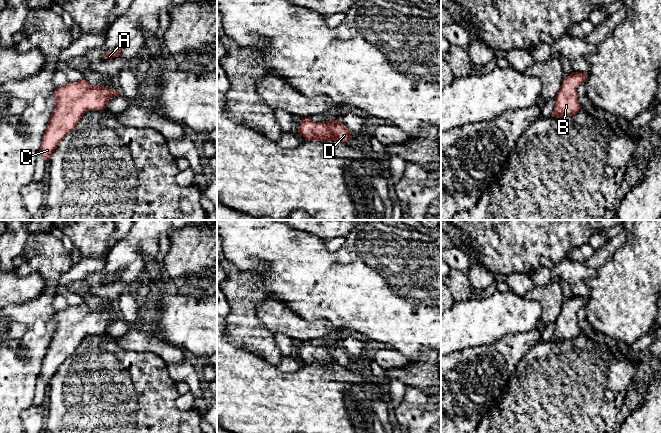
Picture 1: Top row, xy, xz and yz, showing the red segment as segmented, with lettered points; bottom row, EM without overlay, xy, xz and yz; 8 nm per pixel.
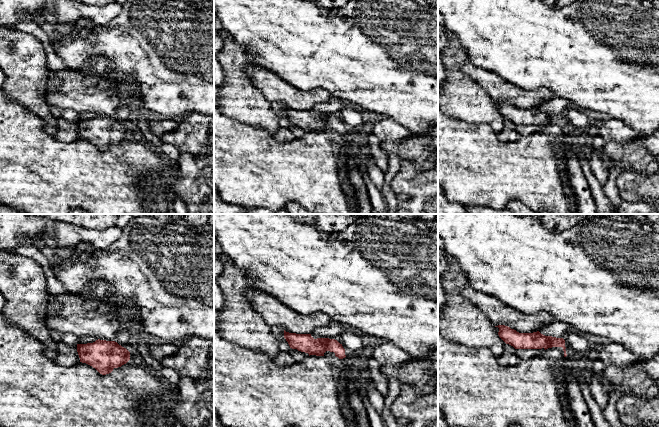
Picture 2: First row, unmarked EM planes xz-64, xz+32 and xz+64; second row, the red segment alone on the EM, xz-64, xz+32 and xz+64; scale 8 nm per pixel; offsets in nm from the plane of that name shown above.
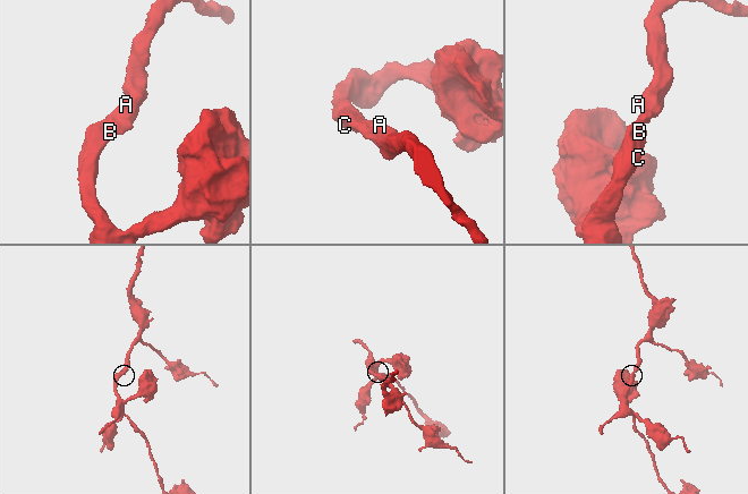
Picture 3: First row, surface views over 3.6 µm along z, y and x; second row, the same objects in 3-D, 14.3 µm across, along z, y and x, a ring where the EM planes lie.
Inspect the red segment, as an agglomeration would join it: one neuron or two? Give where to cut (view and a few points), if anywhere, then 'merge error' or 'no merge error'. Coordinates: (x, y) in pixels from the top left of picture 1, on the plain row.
no cut | no merge error

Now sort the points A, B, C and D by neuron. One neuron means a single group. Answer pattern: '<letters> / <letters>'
A B C D

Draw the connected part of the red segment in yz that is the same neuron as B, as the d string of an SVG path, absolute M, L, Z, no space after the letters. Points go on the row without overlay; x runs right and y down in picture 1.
M572 296L563 303L558 318L555 321L555 331L551 340L563 342L576 339L581 333L576 312L588 304L588 298Z

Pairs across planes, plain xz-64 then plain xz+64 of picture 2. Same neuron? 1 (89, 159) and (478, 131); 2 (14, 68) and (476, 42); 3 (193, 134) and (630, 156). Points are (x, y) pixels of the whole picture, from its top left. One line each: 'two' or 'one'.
1: one
2: two
3: one

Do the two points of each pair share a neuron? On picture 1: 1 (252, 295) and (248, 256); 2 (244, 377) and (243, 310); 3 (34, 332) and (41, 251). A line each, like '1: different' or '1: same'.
1: different
2: different
3: same

